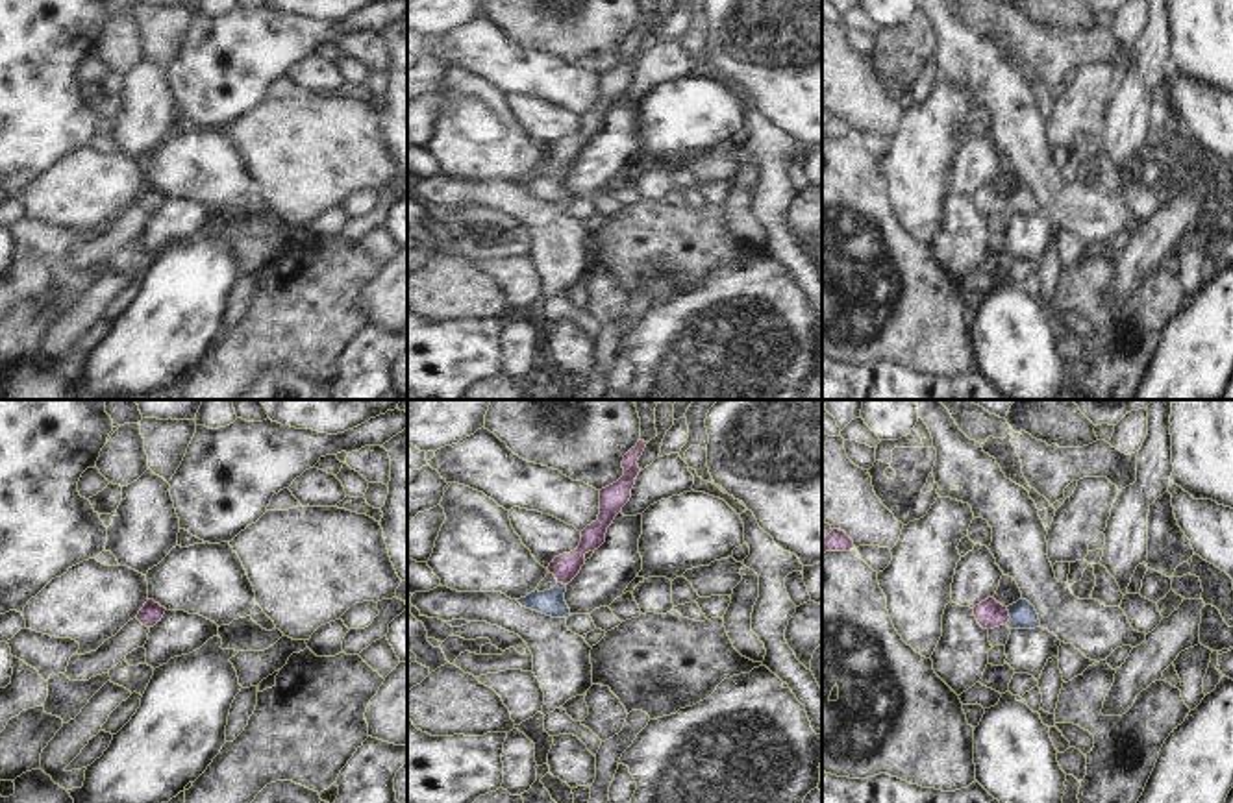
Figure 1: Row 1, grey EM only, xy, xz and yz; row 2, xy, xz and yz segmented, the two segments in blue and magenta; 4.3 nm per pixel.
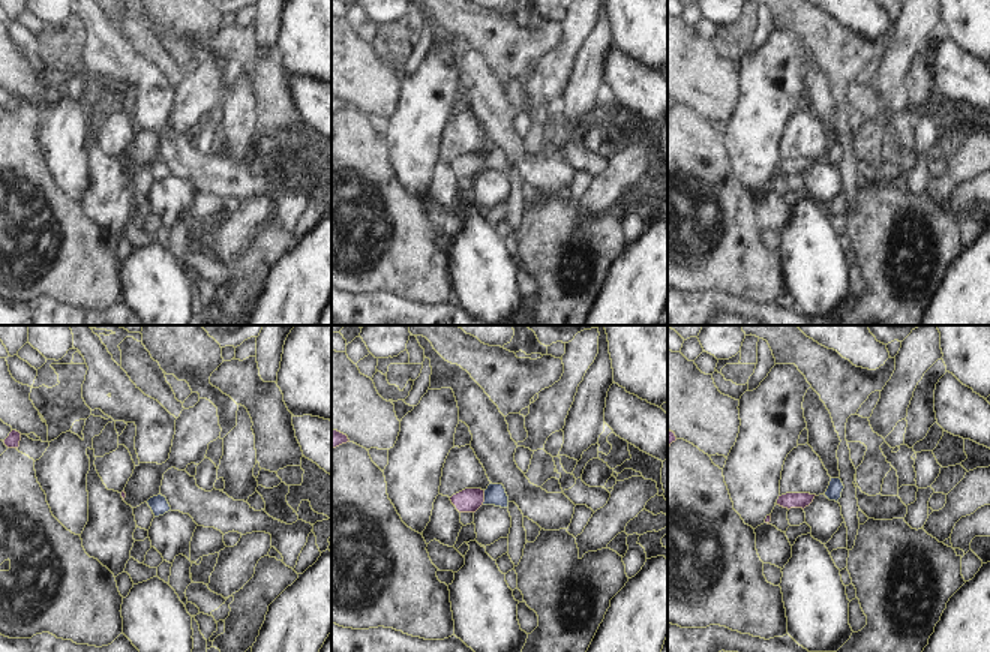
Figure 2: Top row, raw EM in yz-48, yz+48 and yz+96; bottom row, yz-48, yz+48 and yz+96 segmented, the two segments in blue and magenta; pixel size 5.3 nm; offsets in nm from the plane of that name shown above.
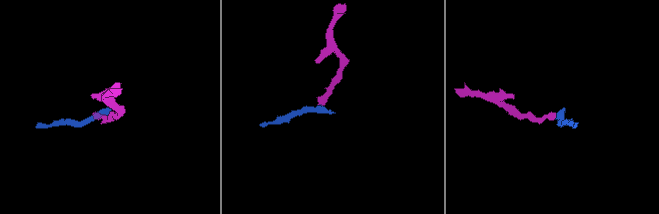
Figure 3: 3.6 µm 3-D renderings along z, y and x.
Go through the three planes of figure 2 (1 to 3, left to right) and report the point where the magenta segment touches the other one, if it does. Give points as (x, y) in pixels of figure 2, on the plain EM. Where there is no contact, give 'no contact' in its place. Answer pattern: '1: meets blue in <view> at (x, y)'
1: no contact
2: meets blue in yz+48 at (485, 162)
3: no contact

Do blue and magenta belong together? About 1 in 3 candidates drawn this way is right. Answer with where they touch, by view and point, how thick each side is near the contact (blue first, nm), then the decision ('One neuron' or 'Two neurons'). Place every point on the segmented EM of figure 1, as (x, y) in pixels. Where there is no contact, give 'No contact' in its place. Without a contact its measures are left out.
Touches blue at yz (1009, 615). Thickness 110 nm (blue) against 120 nm. One neuron

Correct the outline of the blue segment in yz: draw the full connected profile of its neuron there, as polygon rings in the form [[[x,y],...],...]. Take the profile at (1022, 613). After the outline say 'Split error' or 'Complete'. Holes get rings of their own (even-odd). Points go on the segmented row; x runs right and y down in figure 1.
[[[989,598],[974,607],[974,616],[983,629],[1007,625],[1009,629],[1035,629],[1040,625],[1035,607],[1028,599],[1003,607]]]. Split error

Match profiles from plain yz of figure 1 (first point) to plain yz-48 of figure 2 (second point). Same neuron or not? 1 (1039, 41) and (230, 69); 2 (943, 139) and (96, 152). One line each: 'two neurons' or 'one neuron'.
1: two neurons
2: two neurons

